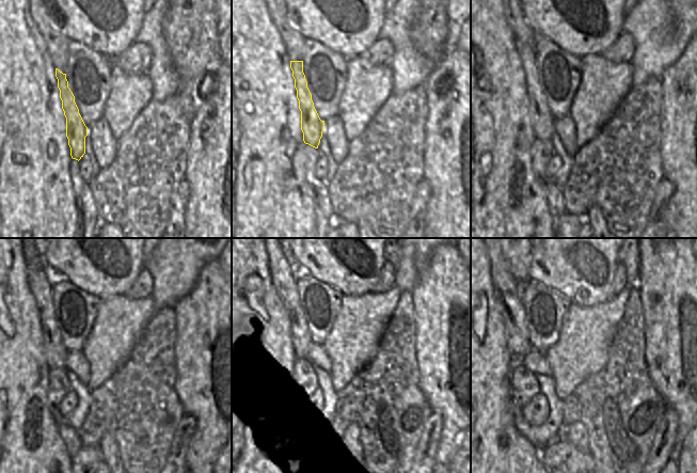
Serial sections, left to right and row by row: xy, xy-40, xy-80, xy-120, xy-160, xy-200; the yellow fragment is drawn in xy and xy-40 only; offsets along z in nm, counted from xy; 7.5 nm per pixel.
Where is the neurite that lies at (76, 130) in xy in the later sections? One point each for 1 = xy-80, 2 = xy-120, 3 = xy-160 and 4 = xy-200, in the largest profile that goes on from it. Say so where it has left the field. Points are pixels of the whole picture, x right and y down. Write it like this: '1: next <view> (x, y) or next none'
1: next xy-80 (542, 120)
2: next xy-120 (38, 277)
3: next xy-160 (280, 292)
4: next xy-200 (504, 284)

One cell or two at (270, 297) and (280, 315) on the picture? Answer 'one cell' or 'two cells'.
one cell

